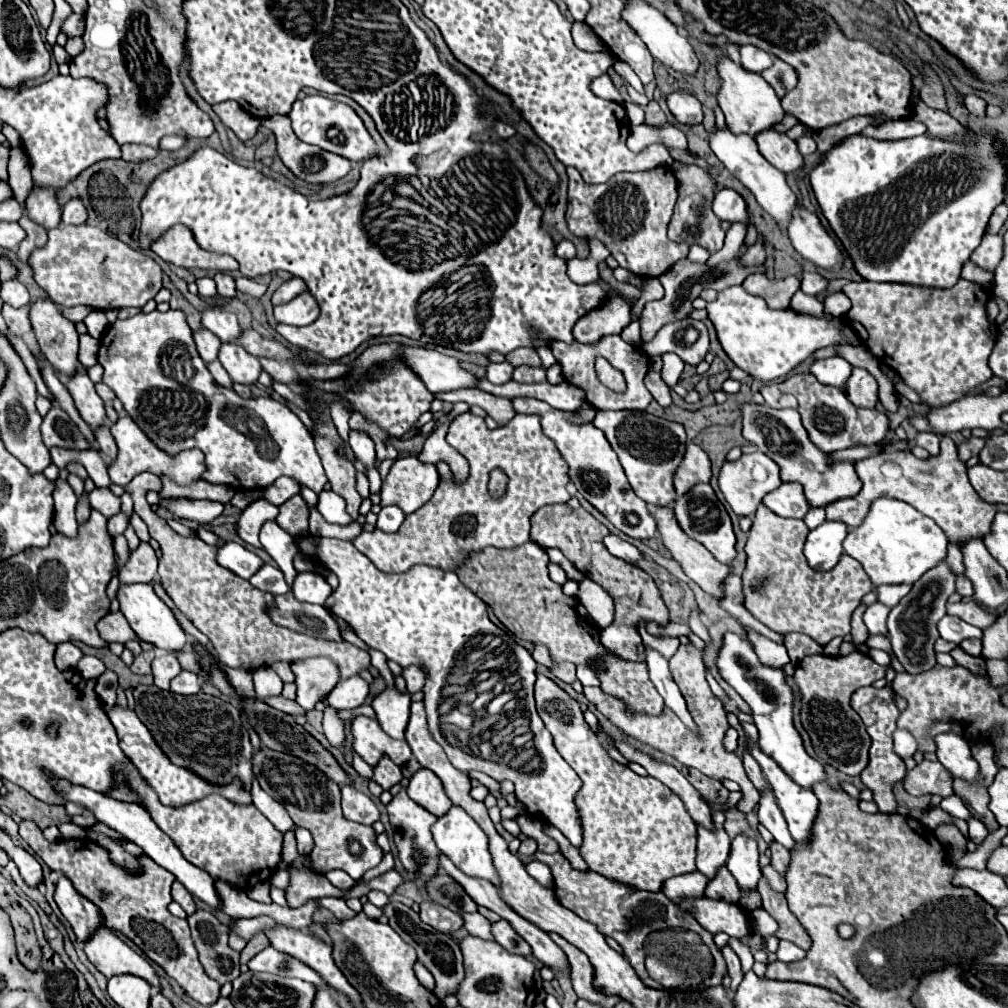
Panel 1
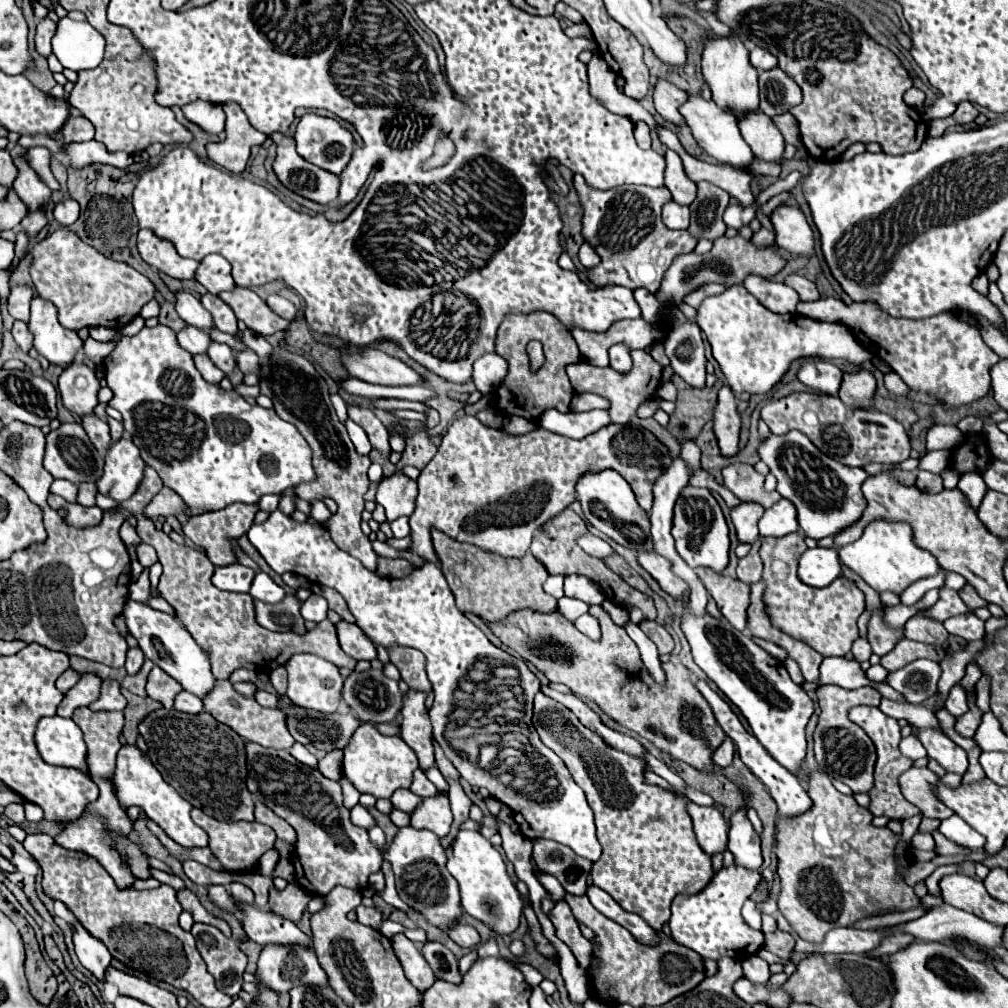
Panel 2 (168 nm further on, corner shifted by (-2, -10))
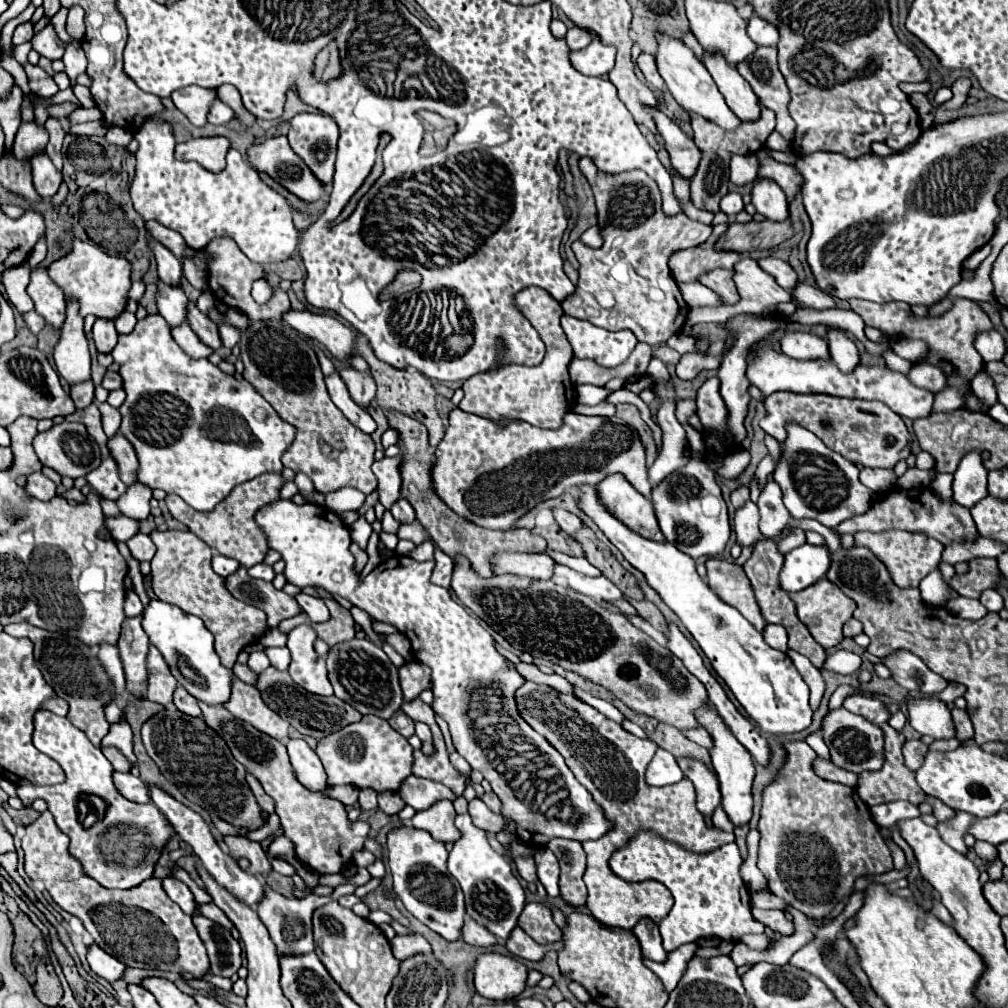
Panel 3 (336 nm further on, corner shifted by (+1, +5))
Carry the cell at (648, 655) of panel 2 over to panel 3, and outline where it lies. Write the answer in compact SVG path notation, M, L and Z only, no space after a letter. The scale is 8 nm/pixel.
M556 565L556 571L554 571L556 577L562 577L568 581L570 587L574 587L576 591L592 597L592 599L606 599L606 601L616 601L616 599L622 599L622 591L618 587L614 587L612 581L608 581L606 577L586 577L582 573L576 573L574 569L566 567L566 565Z

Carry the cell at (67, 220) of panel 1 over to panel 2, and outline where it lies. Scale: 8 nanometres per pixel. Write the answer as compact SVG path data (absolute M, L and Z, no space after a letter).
M63 198L61 202L57 202L53 206L53 216L59 224L63 226L71 226L77 218L79 218L79 204L71 198Z

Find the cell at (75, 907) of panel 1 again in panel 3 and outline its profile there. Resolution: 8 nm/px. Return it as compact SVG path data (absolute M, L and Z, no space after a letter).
M96 943L88 947L86 959L88 959L90 969L92 969L98 977L102 977L102 979L106 979L106 981L110 981L110 983L116 981L116 979L120 979L122 973L124 973L124 965L122 965L118 959L114 959L112 955L108 955L106 951L102 951Z

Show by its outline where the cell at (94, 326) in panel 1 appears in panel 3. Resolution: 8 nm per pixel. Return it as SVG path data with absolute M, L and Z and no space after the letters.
M96 319L94 329L92 329L92 339L96 343L96 349L100 353L110 353L116 345L116 327L114 321L106 321L106 319Z

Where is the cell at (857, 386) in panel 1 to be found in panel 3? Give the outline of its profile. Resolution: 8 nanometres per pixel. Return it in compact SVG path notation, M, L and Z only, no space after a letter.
M830 329L828 347L830 347L832 361L838 365L838 369L842 369L842 373L846 373L846 371L852 373L852 369L856 369L856 365L860 365L858 347L854 345L852 339L848 339L844 335L844 331Z

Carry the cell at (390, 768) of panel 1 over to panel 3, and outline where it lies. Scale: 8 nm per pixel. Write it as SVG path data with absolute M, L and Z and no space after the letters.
M410 775L398 789L398 795L402 797L402 801L410 807L414 807L416 811L428 809L432 803L440 801L440 799L450 799L454 801L454 793L450 789L446 789L442 783L430 781L430 779L420 779Z

